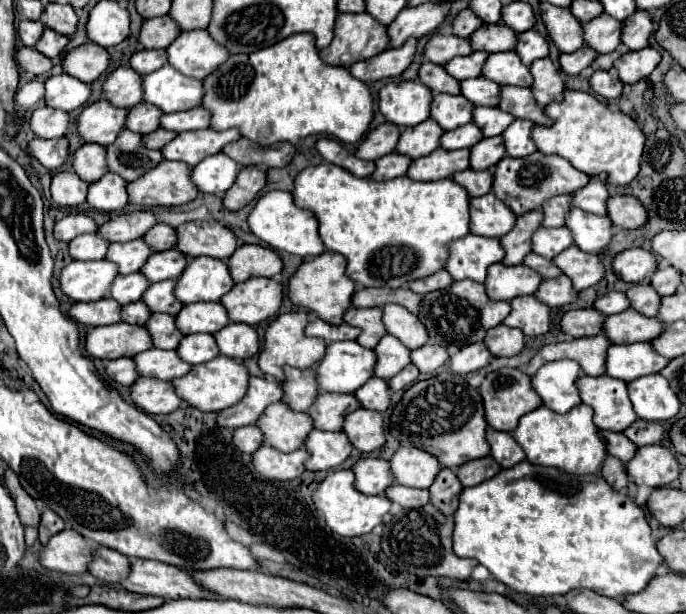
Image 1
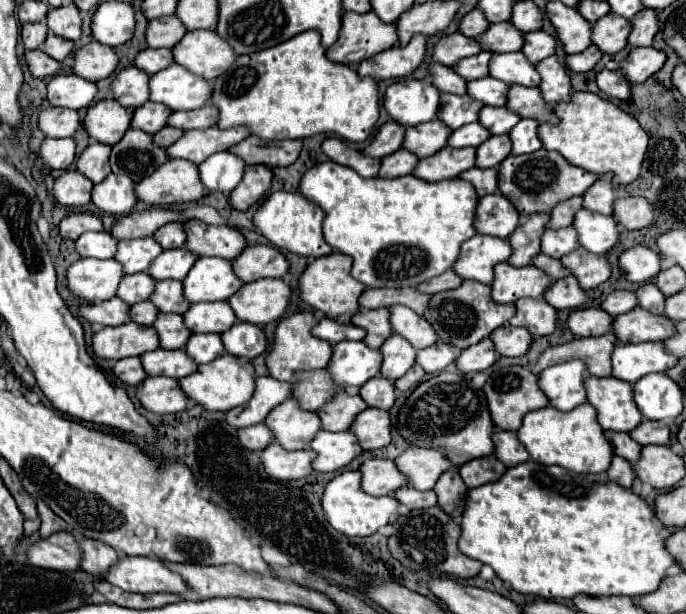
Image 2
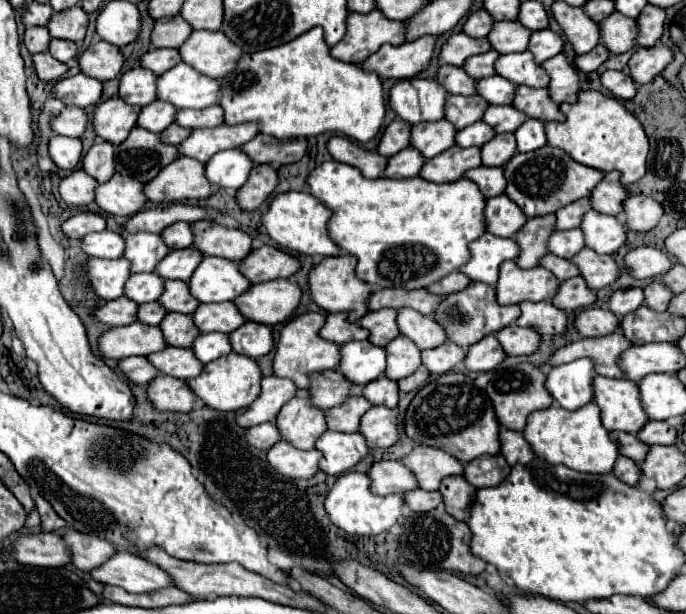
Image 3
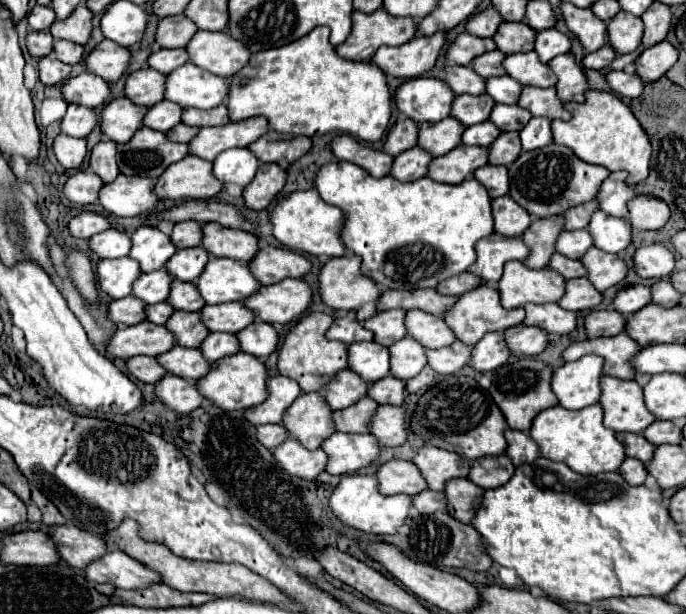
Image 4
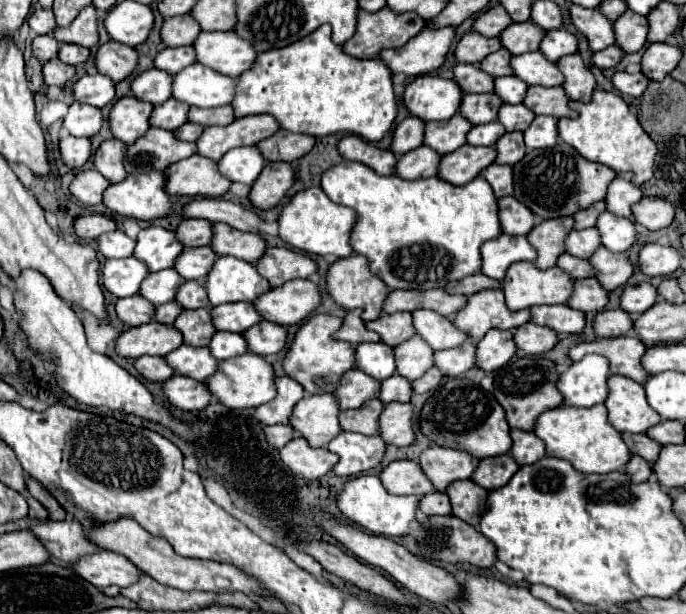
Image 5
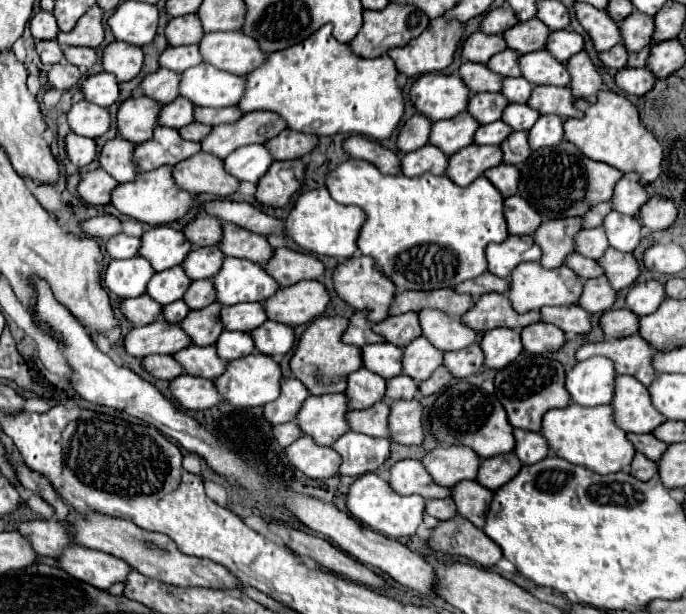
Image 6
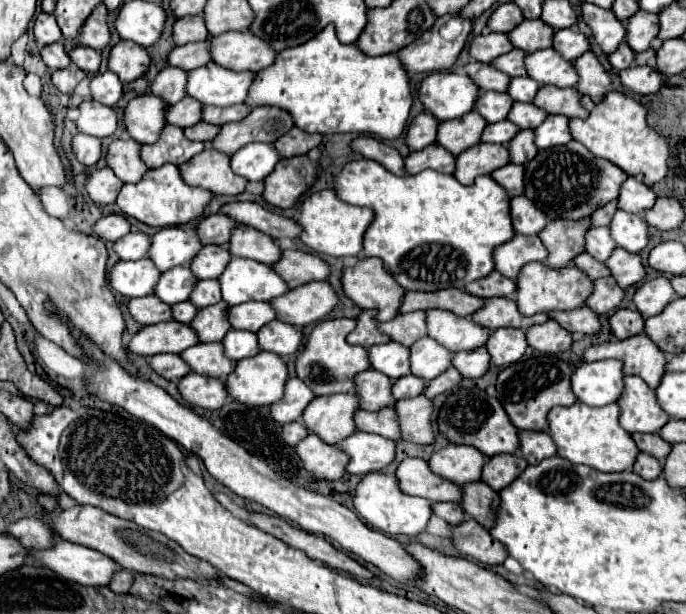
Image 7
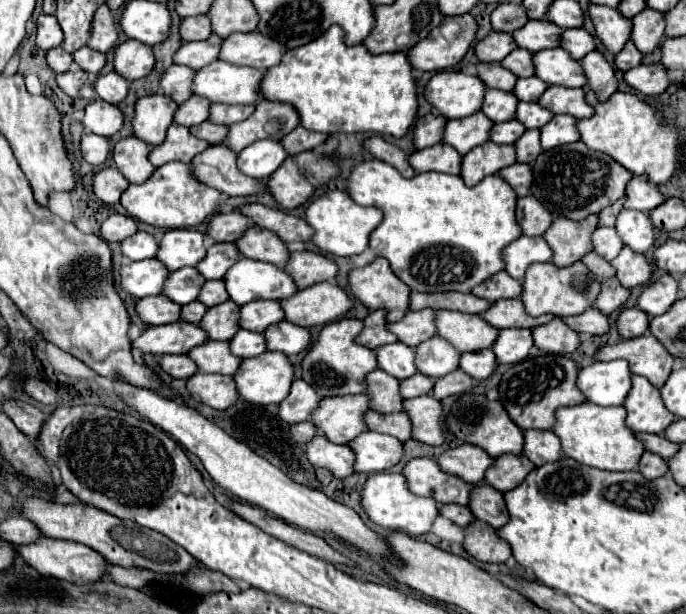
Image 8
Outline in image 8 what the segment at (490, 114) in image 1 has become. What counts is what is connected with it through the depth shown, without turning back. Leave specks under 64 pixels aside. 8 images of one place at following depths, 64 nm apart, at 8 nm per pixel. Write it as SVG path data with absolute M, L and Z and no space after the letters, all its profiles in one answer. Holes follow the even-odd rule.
M518 102L516 108L516 120L520 120L526 128L542 128L544 122L552 118L552 112L546 108L540 108L536 102Z

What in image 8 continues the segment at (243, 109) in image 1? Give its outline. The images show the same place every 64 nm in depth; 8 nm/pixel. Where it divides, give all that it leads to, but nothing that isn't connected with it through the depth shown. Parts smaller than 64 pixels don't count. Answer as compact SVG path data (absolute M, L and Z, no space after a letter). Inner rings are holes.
M332 24L316 40L286 50L276 68L264 72L260 84L264 100L278 100L296 108L300 126L314 132L374 132L402 138L416 122L416 82L404 52L370 54L362 44L346 46L344 32Z

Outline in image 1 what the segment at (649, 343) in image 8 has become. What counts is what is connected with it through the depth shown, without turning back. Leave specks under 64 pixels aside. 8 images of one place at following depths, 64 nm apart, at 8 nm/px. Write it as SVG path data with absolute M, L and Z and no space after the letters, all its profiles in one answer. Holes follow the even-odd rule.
M604 334L590 336L590 338L576 338L576 340L568 340L568 342L560 342L560 344L546 344L526 364L524 372L528 376L532 376L532 372L536 372L536 368L544 366L546 362L570 358L580 364L584 374L602 376L608 346L610 346L610 342Z

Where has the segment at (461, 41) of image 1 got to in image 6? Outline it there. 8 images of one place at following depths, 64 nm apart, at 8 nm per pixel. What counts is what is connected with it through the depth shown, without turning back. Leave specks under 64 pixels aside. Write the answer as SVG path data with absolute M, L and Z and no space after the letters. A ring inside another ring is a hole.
M474 32L472 36L468 36L462 44L462 60L468 62L480 62L486 64L490 60L490 56L494 56L500 50L506 50L506 42L502 36L490 36L484 32Z

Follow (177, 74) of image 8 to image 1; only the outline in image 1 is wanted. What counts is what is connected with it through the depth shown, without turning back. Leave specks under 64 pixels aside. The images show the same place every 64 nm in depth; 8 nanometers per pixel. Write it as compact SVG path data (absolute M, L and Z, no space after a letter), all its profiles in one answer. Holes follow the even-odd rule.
M116 68L110 72L104 82L104 96L116 108L132 108L140 102L140 80L142 76L132 72L130 68Z

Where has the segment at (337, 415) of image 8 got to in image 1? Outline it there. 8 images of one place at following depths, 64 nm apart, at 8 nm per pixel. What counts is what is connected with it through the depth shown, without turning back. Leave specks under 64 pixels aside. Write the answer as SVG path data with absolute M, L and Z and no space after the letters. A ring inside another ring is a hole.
M276 402L262 412L256 426L262 432L266 446L280 452L292 452L302 448L302 440L306 440L312 430L312 418L304 412L292 412L284 402Z

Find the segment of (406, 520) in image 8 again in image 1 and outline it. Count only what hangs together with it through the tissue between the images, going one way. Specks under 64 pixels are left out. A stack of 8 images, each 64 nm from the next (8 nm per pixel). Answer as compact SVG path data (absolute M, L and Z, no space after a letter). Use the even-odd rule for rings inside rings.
M334 470L330 472L314 490L312 502L322 514L328 528L340 536L362 536L368 534L374 526L382 524L382 518L390 512L390 502L384 496L366 496L354 488L352 470Z

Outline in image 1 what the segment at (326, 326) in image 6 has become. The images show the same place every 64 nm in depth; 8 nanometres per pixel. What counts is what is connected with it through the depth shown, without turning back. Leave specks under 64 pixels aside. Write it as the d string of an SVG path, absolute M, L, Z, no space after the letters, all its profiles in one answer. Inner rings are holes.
M286 312L280 314L278 318L274 318L266 332L264 332L264 344L258 356L258 366L260 370L270 376L276 378L278 382L284 380L282 374L282 366L294 366L294 368L312 368L314 364L320 362L320 356L324 356L324 340L316 340L316 338L308 338L304 336L304 328L308 324L308 314L306 312Z

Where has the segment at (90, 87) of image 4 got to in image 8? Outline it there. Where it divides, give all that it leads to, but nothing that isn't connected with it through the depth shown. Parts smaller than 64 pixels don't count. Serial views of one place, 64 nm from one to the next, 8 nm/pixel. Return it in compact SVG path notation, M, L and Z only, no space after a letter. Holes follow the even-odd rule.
M112 70L104 76L98 76L98 80L94 82L94 92L108 104L120 104L128 94L128 84L128 80Z

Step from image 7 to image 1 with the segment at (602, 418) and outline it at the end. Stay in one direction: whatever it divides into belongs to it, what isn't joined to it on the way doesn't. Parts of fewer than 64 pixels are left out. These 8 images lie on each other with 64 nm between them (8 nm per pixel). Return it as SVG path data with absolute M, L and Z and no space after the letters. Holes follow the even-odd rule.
M578 404L566 414L556 414L540 406L520 418L518 426L512 430L512 438L522 446L530 464L552 466L568 474L596 474L606 456L598 428L592 424L592 408L586 404Z

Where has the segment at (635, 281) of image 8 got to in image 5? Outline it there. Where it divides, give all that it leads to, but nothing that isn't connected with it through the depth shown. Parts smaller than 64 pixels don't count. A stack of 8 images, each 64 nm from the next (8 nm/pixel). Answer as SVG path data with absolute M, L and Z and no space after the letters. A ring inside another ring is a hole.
M598 248L588 258L588 262L594 266L596 280L600 282L600 286L604 290L614 290L614 288L626 284L626 280L634 272L628 256L616 254L616 252L608 252L606 248Z

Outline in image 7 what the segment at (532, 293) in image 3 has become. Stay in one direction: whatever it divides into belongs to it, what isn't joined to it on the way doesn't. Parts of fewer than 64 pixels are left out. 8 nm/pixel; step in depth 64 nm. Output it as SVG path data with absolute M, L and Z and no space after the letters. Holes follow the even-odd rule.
M528 262L520 268L516 278L516 306L520 314L532 316L536 312L550 312L550 310L574 310L584 306L584 300L592 292L592 280L584 276L576 266L566 266L560 270L548 268L542 262Z

